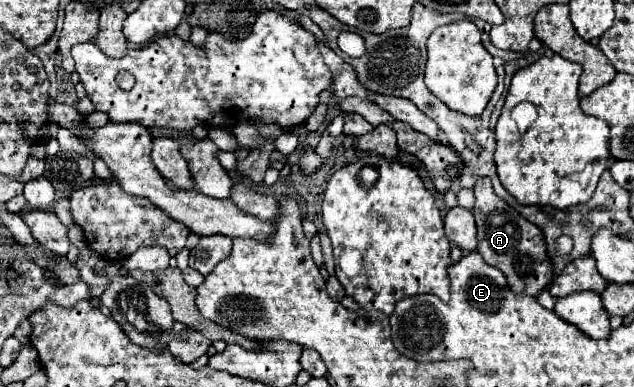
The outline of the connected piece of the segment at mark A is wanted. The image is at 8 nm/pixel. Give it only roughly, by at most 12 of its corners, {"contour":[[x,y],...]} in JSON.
{"contour":[[475,183],[477,251],[513,293],[553,279],[543,231]]}

